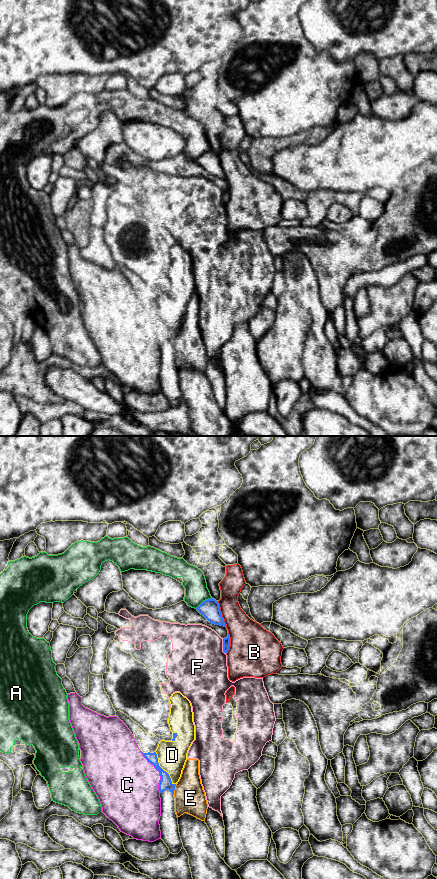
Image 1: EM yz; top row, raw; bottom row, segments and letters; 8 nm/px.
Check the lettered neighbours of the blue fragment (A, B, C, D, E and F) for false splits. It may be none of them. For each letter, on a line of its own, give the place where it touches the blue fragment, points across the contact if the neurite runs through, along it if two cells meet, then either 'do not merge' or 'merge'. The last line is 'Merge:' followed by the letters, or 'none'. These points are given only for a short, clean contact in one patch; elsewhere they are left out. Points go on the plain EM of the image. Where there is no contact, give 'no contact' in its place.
A: meets blue in yz at (203, 153); do not merge
B: meets blue in yz at (221, 166); do not merge
C: meets blue in yz at (159, 323); do not merge
D: meets blue in yz at (161, 320); do not merge
E: meets blue in yz at (174, 341); border along yz (176, 336), (173, 346); do not merge
F: meets blue in yz at (223, 198); do not merge
Merge: none

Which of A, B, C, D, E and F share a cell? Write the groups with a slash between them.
A / B E / C / D / F

